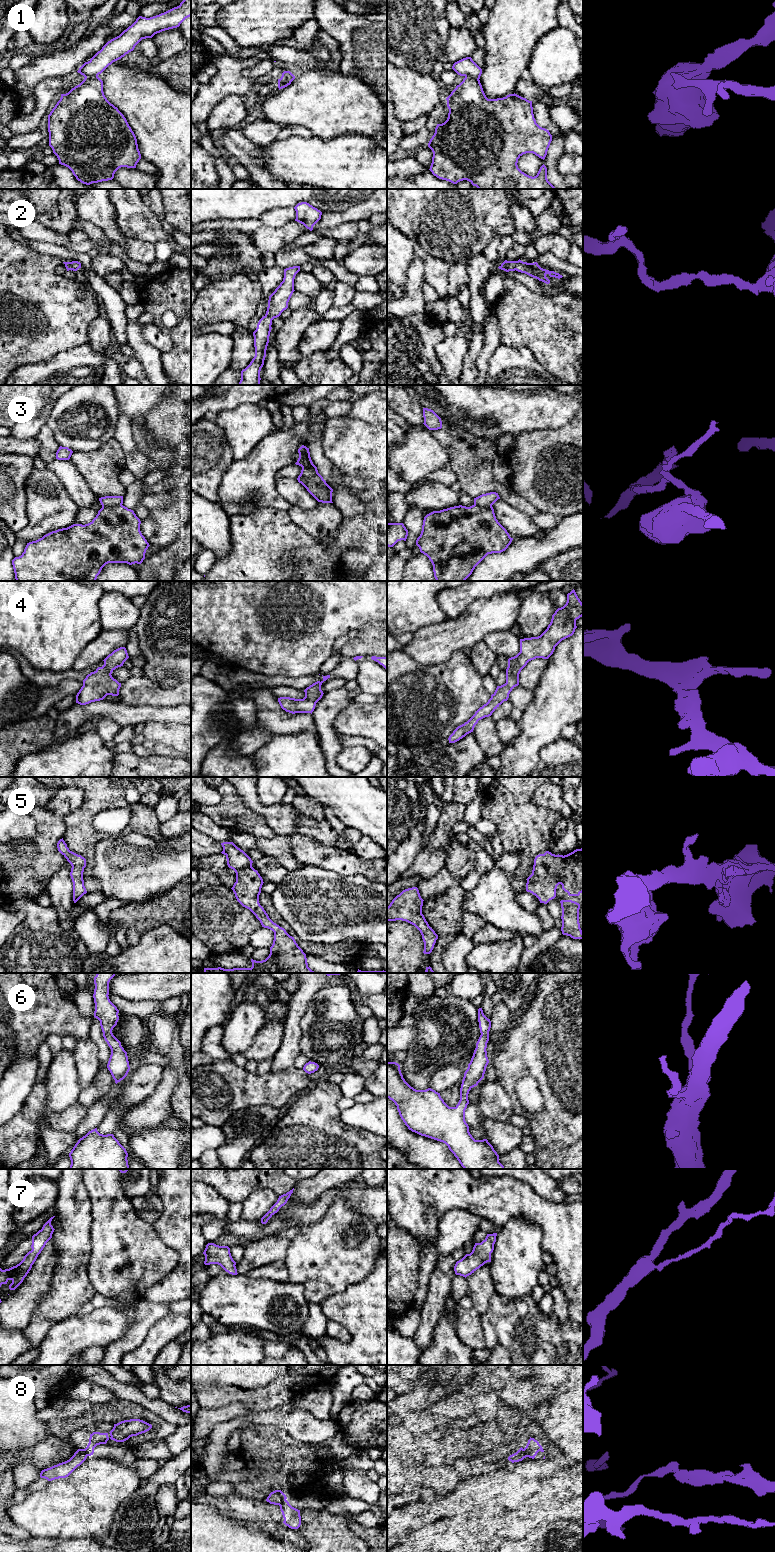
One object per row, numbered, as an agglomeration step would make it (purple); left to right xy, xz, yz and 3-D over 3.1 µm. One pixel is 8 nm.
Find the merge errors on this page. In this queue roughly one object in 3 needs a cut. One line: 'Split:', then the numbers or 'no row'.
Split: 1, 3, 8

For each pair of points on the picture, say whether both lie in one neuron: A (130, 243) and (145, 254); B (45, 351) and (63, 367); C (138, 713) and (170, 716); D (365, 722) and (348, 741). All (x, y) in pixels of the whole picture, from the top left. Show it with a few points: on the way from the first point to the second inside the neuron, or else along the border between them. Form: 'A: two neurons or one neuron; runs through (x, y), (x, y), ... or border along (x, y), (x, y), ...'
A: one neuron; runs through (134, 247), (141, 251)
B: two neurons; border along (74, 348), (61, 350), (48, 359), (29, 363)
C: one neuron; runs through (146, 713), (162, 714)
D: two neurons; border along (334, 727), (339, 733), (363, 736), (375, 742)

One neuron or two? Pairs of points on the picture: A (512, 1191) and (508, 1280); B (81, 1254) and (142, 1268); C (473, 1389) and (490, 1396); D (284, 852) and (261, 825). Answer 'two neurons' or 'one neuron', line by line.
A: two neurons
B: two neurons
C: two neurons
D: two neurons

